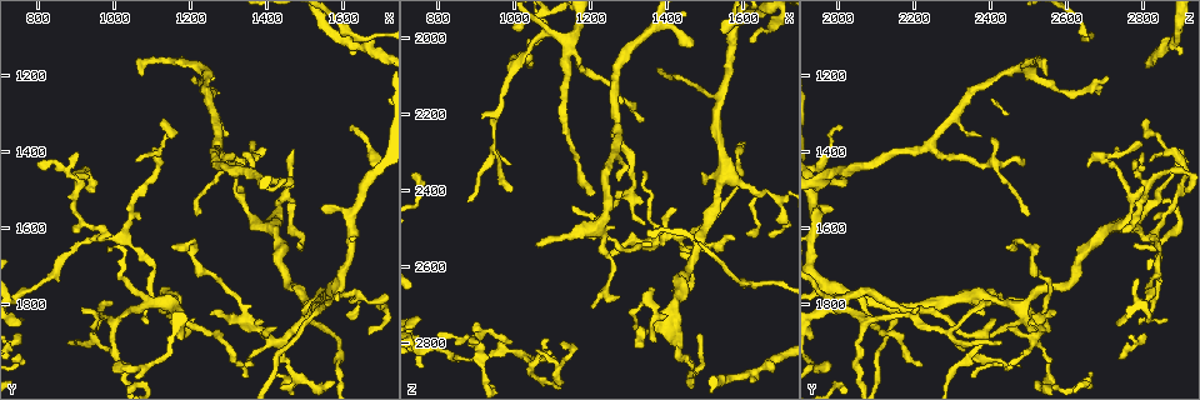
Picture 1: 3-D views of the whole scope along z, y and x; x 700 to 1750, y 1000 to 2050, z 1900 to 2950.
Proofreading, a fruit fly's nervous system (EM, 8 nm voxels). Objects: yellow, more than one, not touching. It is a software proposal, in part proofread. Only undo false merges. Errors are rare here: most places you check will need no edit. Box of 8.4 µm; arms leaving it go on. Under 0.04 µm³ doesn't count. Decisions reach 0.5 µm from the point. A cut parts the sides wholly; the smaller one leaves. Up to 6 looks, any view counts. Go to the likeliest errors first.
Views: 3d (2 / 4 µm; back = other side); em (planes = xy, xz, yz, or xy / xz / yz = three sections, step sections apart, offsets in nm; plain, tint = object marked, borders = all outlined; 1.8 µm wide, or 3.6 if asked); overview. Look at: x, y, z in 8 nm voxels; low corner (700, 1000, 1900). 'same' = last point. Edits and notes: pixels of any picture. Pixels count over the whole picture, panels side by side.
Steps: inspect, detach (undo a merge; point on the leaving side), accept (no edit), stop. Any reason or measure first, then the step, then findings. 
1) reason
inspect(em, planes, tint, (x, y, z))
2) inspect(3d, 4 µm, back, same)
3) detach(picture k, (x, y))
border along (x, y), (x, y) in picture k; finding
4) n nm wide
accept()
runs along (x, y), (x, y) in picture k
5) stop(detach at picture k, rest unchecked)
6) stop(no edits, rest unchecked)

thin neck
inspect(3d, 4 µm, back, (965, 1625, 2825))

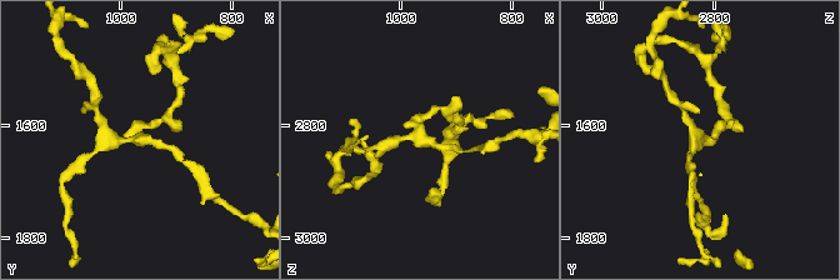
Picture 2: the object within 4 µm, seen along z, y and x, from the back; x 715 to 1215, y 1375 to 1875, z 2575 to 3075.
inspect(em, planes, tint, (955, 1625, 2830))

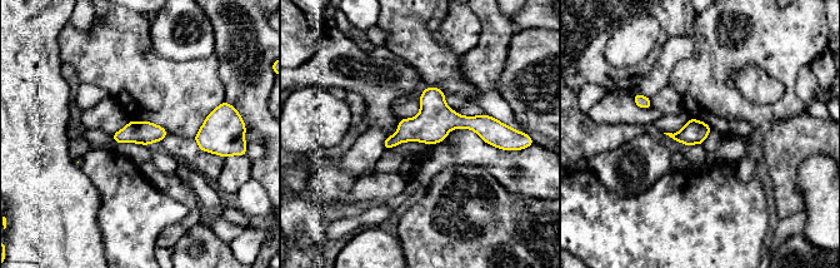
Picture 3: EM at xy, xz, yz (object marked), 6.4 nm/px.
accept()
one neuron here

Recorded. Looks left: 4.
looks like a crossing
inspect(em, planes, tint, (1135, 1800, 2000))

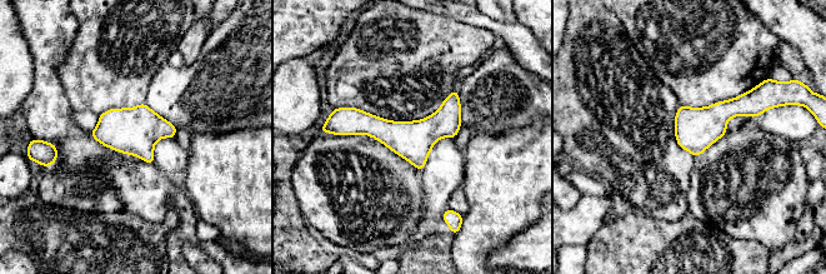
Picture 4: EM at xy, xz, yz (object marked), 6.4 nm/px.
260 nm wide
accept()
runs along (455, 96), (426, 130), (338, 131) in picture 4; all the same neuron

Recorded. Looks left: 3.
looks like a crossing
inspect(em, yz, step 8, tint, (1510, 1800, 2480))

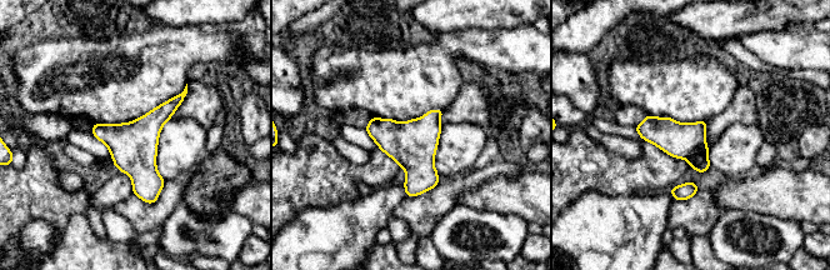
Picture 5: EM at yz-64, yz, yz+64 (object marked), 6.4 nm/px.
another direction
inspect(em, planes, tint, same)

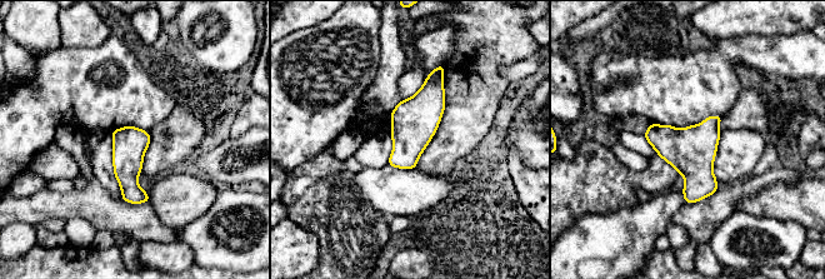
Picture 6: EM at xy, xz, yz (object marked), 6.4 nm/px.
accept()
one neuron here

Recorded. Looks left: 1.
stop(no edits, rest unchecked)

